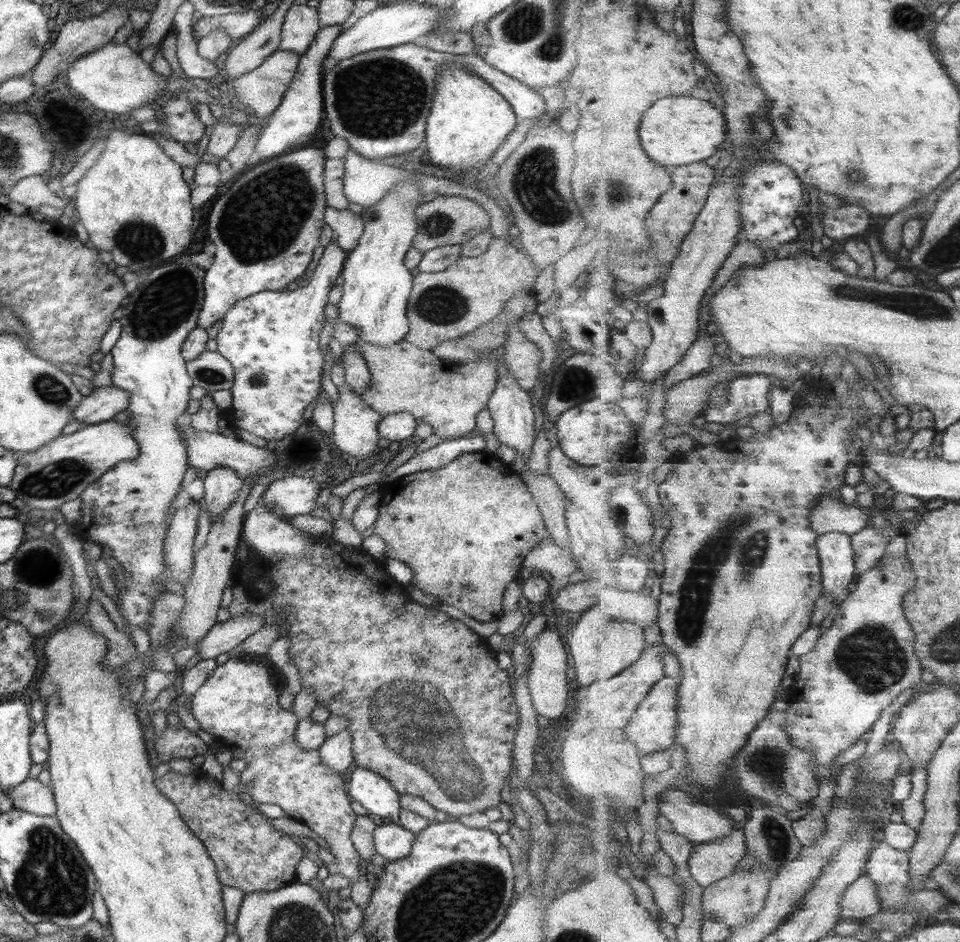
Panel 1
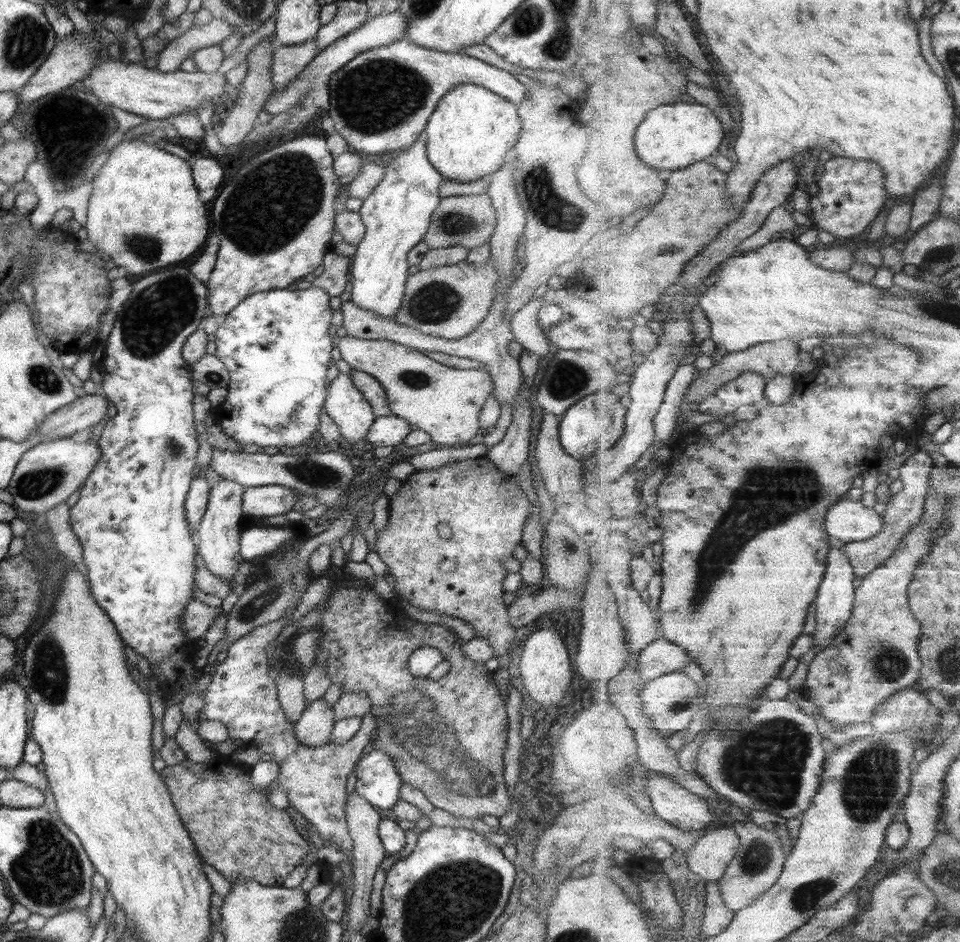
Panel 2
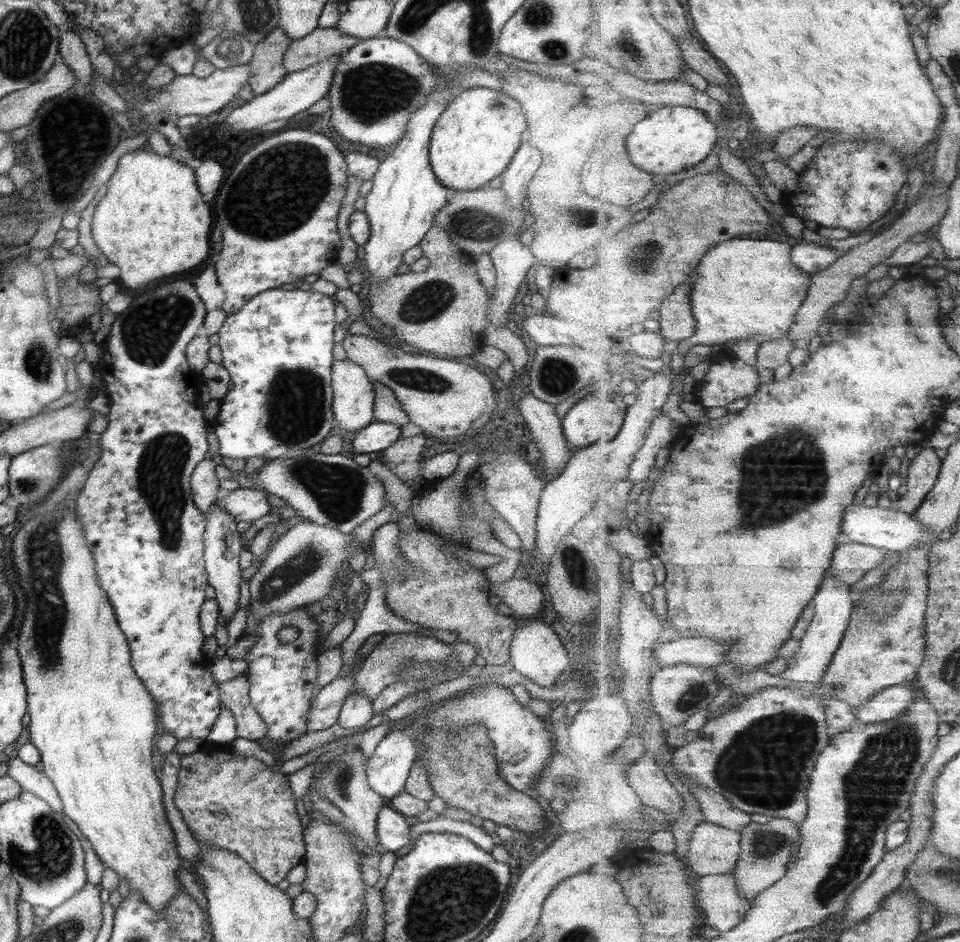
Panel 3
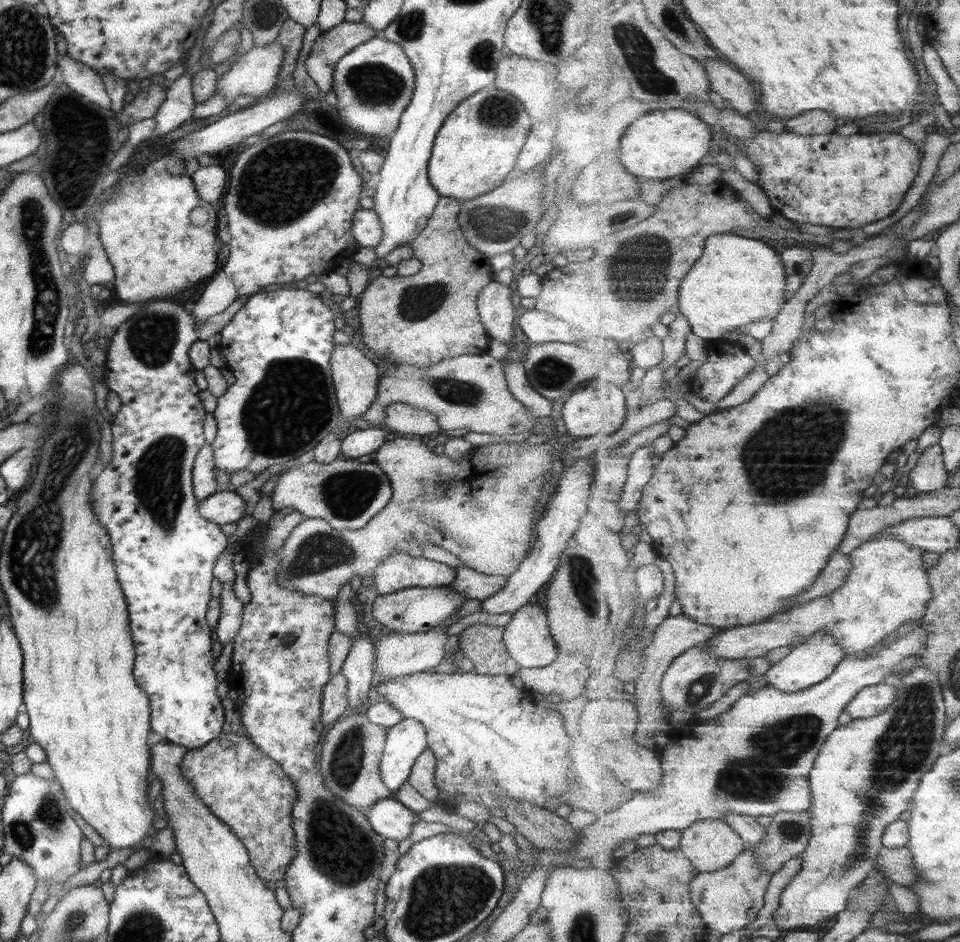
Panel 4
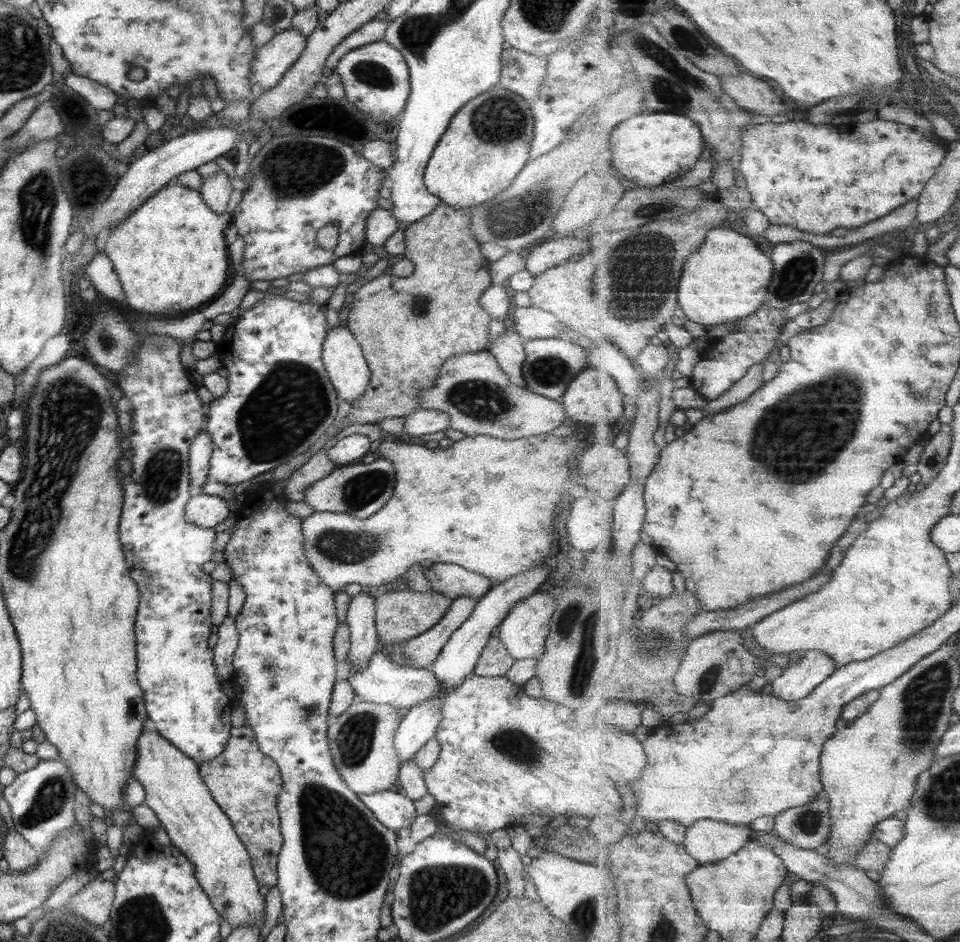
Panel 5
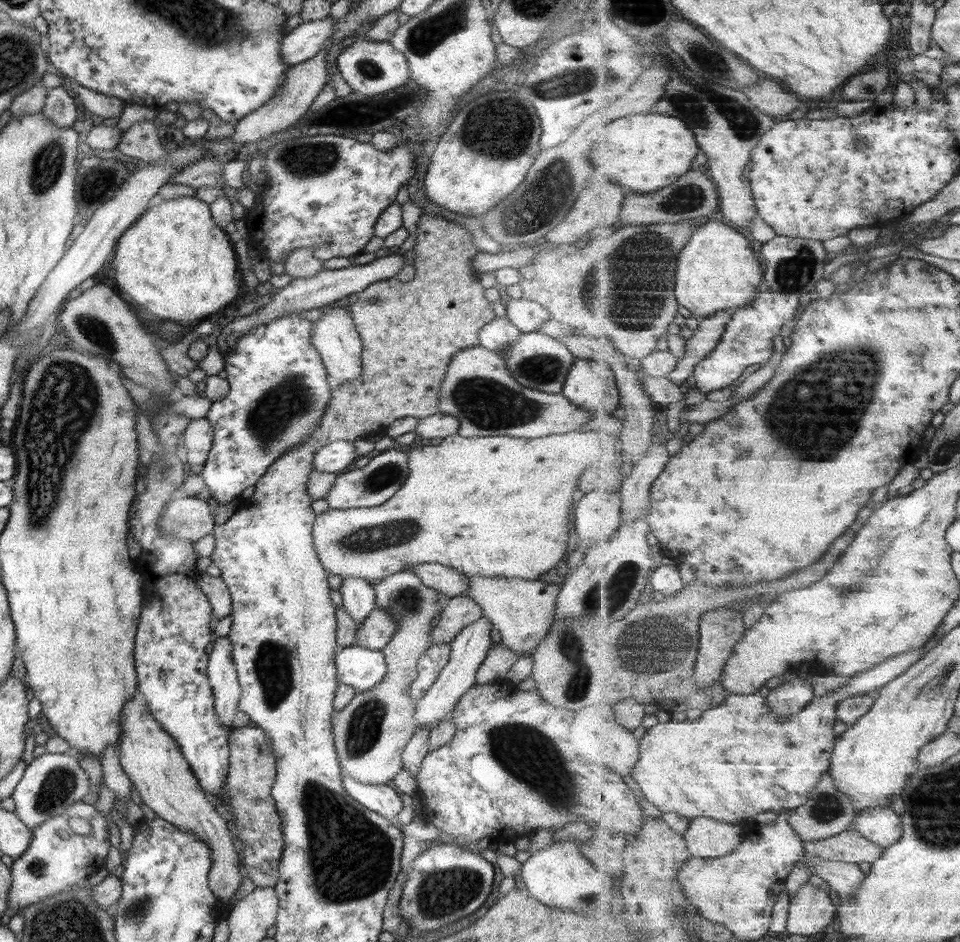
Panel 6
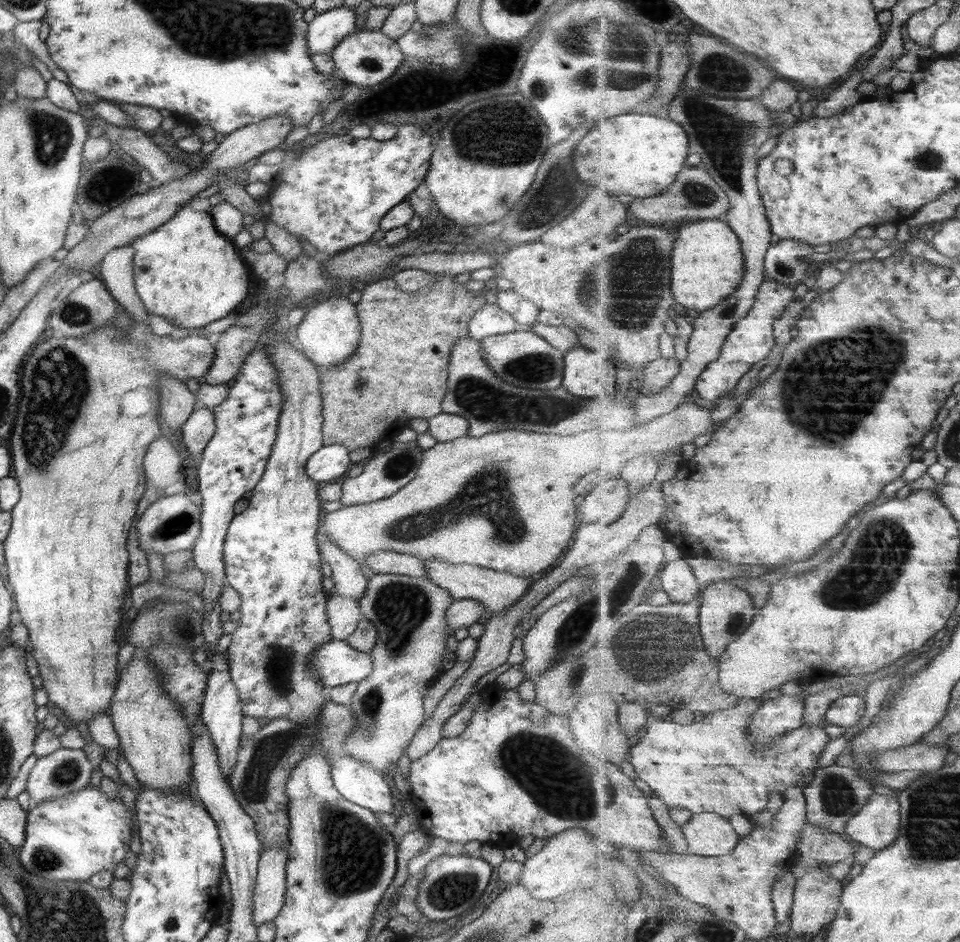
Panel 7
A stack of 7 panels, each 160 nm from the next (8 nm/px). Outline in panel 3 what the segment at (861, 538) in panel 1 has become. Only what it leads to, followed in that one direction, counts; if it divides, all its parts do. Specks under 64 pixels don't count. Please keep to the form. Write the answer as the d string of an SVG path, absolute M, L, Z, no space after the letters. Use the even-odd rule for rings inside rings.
M921 449L912 460L906 480L907 492L893 505L897 509L914 514L924 498L933 490L942 469L942 460L935 449ZM856 542L842 543L834 552L831 568L827 577L838 578L847 584L859 582L869 570L885 560L885 549Z

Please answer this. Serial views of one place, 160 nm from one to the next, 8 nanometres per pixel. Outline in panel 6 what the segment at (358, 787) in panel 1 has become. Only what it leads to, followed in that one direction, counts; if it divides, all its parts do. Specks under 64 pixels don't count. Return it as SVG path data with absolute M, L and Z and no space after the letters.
M484 616L478 618L475 622L467 625L461 629L457 636L453 640L450 640L450 653L449 660L441 669L439 676L432 683L424 695L415 700L415 720L416 730L417 729L429 729L433 728L437 722L441 719L447 718L451 712L455 709L460 696L473 686L475 683L475 676L477 669L481 664L481 661L487 656L487 651L490 649L492 644L489 639L489 631L492 628L490 620L487 620Z

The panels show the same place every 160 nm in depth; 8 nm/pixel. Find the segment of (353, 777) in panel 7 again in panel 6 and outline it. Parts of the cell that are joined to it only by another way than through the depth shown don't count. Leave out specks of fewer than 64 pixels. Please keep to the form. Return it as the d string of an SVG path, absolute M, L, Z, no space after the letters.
M342 770L341 786L348 796L363 808L387 820L394 821L395 815L401 810L402 805L399 795L388 785L363 784L351 779Z

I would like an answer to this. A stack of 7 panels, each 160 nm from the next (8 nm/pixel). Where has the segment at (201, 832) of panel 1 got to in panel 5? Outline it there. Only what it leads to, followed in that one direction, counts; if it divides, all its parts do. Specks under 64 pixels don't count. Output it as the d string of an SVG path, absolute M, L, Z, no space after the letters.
M243 726L231 727L225 750L213 760L197 766L209 794L226 814L237 838L245 847L257 885L273 887L277 881L277 855L282 845L276 809L276 796L281 783L276 764L259 750L253 731Z

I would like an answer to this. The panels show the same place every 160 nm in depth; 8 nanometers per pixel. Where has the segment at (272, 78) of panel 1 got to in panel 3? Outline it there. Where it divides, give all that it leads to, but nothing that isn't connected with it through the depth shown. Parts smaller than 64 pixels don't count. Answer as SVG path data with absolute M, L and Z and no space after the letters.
M335 27L313 29L307 36L292 40L283 55L283 66L287 72L299 72L322 60L341 55L359 42Z

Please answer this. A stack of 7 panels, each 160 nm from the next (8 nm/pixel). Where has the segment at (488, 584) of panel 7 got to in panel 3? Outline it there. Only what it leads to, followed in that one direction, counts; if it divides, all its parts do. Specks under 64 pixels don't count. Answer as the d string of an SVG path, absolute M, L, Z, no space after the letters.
M527 618L527 620L518 621L509 643L508 662L515 672L543 688L549 688L555 686L555 682L563 675L563 669L567 666L568 660L569 656L560 638L543 620Z

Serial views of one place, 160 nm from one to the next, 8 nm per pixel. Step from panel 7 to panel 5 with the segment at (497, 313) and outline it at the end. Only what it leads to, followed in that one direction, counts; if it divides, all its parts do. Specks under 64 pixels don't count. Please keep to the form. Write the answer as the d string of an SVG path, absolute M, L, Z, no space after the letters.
M507 329L498 334L498 337L488 340L485 350L495 358L511 384L527 389L521 378L521 365L525 358L522 345L523 340L520 336L515 331Z

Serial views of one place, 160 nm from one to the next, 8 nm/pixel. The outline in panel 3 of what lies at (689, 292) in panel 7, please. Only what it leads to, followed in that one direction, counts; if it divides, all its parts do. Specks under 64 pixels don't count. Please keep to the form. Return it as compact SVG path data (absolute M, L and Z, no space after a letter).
M767 238L767 239L731 239L720 242L714 247L711 247L707 254L701 259L699 266L694 270L692 274L692 291L691 300L694 310L695 318L697 319L697 328L695 334L685 339L685 342L689 342L691 346L695 344L707 344L712 346L713 344L725 344L727 340L739 339L743 340L762 340L762 339L775 339L789 335L792 326L796 323L795 317L797 316L799 309L802 307L803 301L806 299L808 290L812 284L812 273L801 270L792 259L791 253L794 246L786 243L785 239Z

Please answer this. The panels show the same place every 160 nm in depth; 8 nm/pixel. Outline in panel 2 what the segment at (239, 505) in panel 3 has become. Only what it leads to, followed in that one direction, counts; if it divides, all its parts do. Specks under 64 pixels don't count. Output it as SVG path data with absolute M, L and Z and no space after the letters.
M276 484L244 487L240 500L242 516L258 521L263 517L284 514L294 509L295 496L300 497L290 488Z

